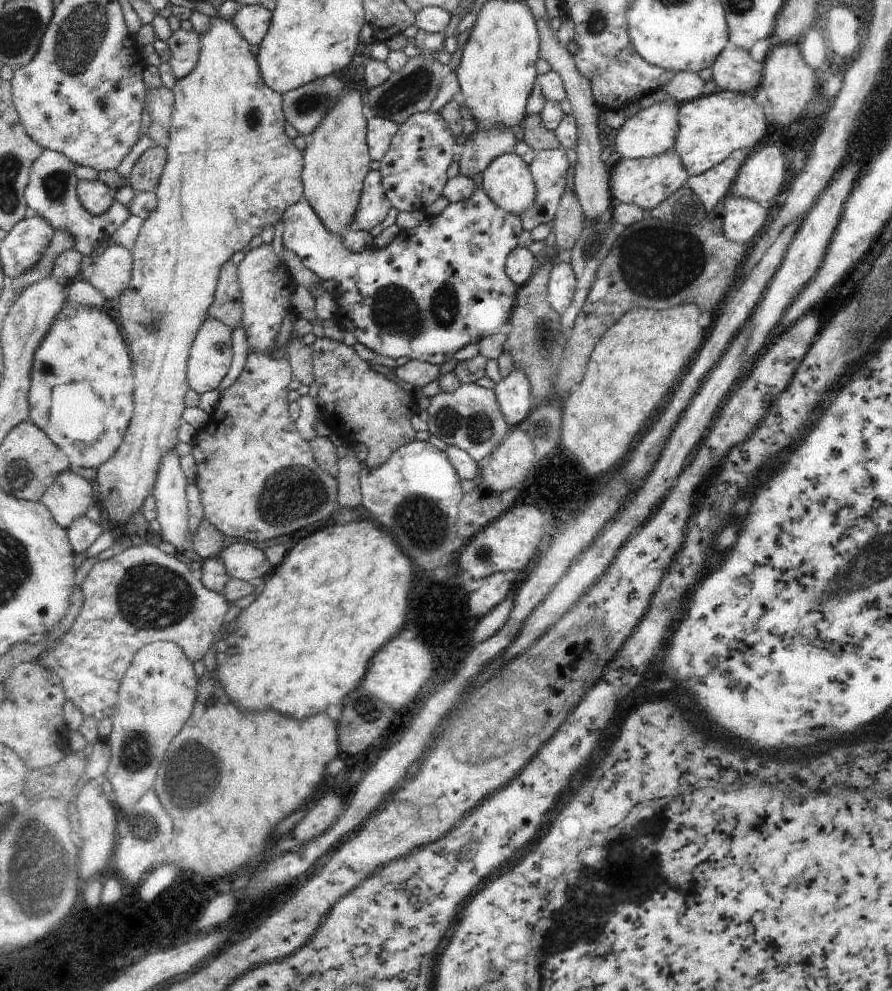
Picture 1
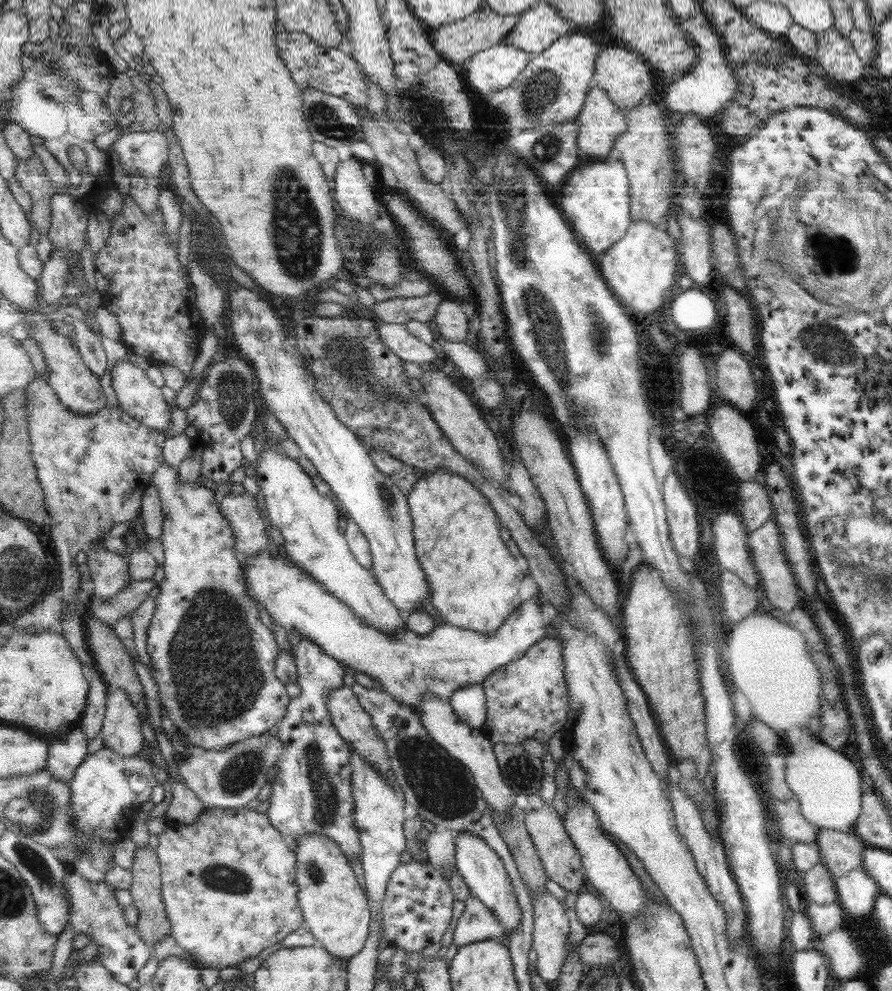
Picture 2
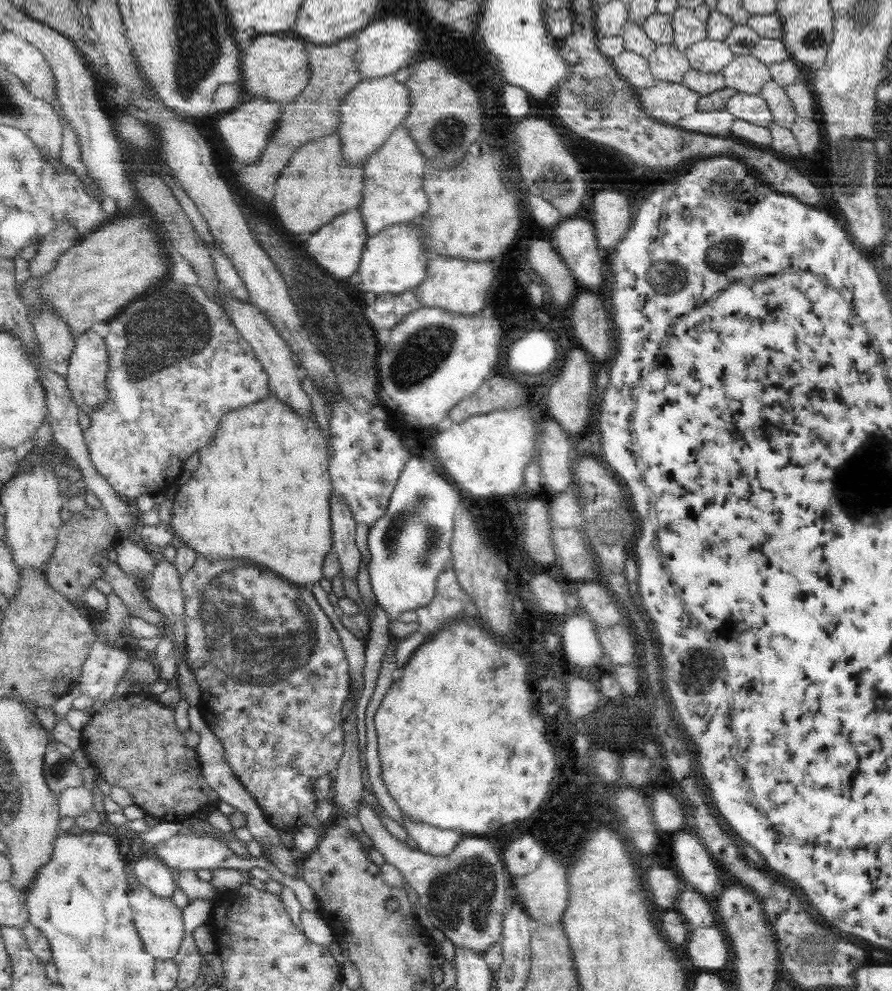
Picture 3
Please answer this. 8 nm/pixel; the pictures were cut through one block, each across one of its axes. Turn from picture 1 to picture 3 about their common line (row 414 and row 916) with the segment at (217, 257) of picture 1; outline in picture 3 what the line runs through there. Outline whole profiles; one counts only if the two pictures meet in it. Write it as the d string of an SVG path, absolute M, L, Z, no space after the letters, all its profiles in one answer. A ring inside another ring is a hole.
M141 884L132 893L131 906L135 906L134 923L146 950L150 951L156 959L175 958L186 933L184 909L175 906L171 898L157 896L148 886Z

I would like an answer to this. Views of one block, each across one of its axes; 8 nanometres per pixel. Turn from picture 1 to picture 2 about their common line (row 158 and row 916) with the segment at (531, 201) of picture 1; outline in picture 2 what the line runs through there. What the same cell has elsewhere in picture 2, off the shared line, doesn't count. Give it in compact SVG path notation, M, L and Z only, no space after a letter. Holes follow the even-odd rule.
M457 832L457 854L455 866L461 871L465 882L471 889L471 896L479 898L490 908L506 932L514 932L522 924L523 911L519 906L518 892L515 890L504 860L487 844L487 841L470 832Z

